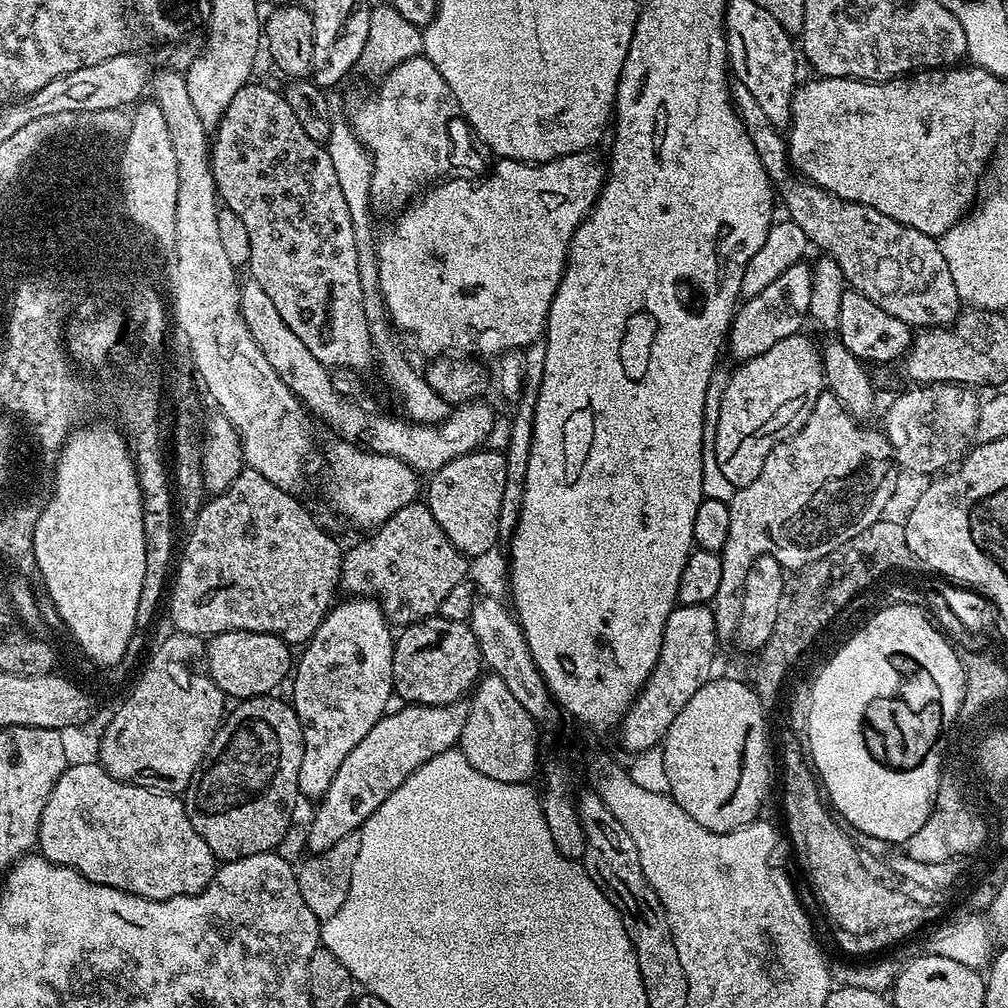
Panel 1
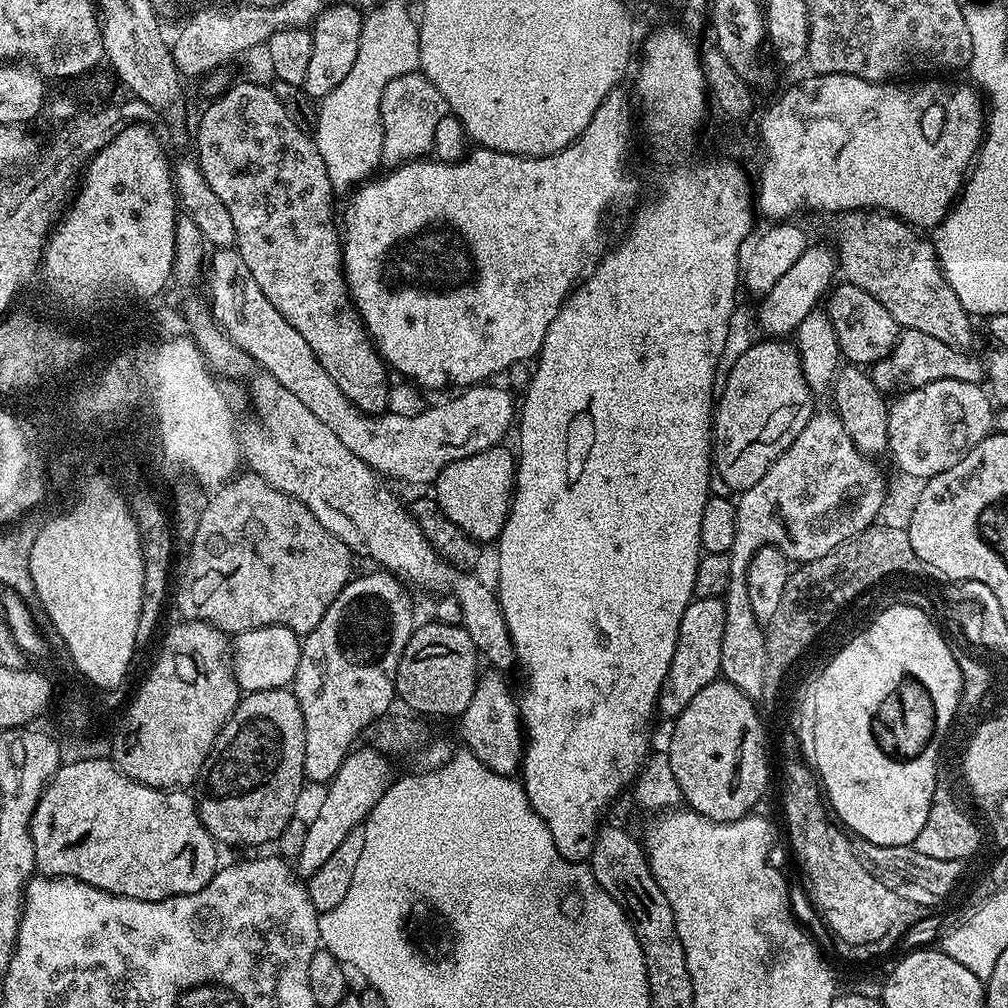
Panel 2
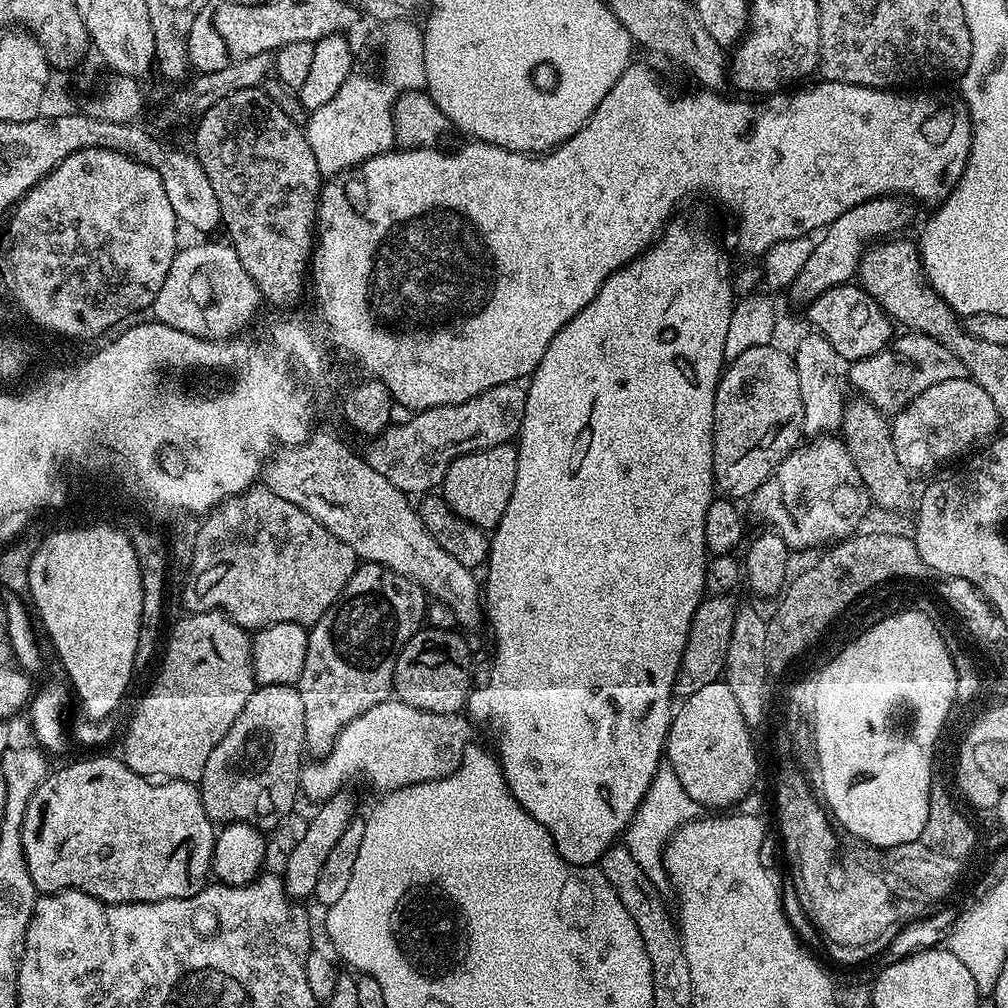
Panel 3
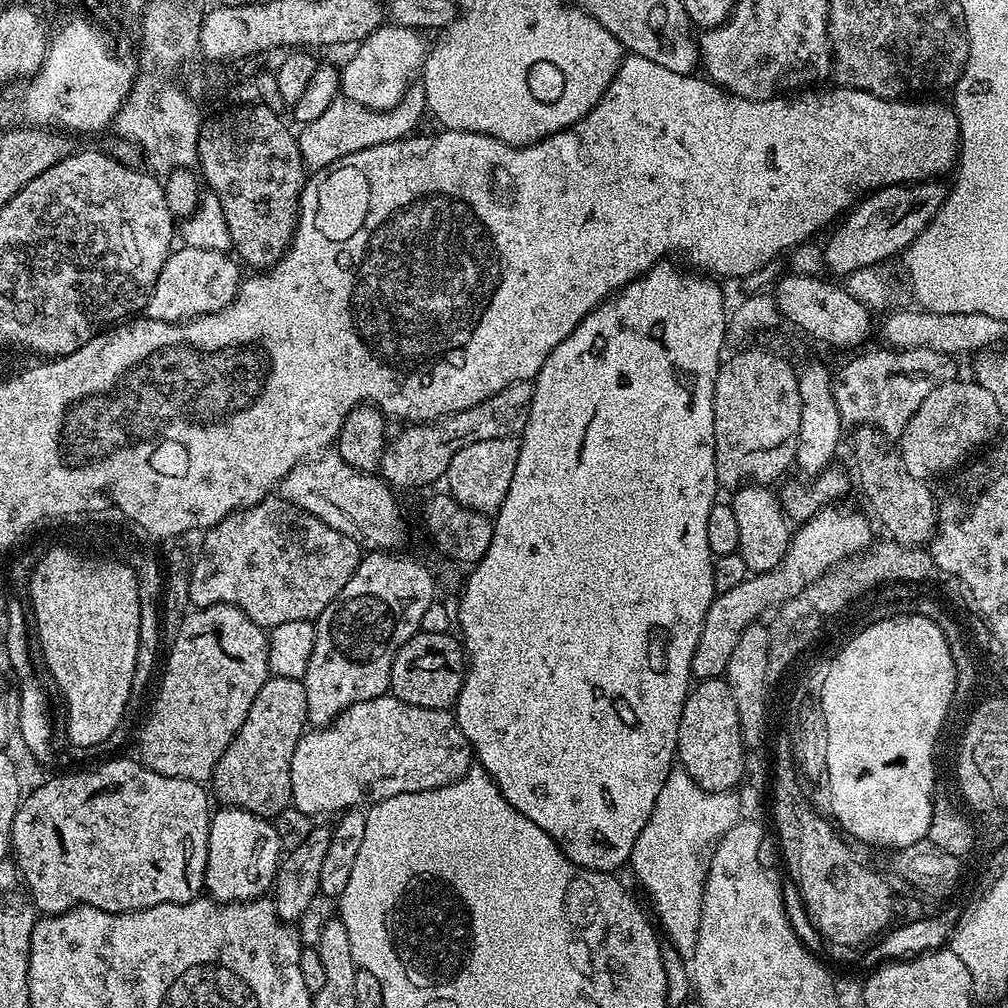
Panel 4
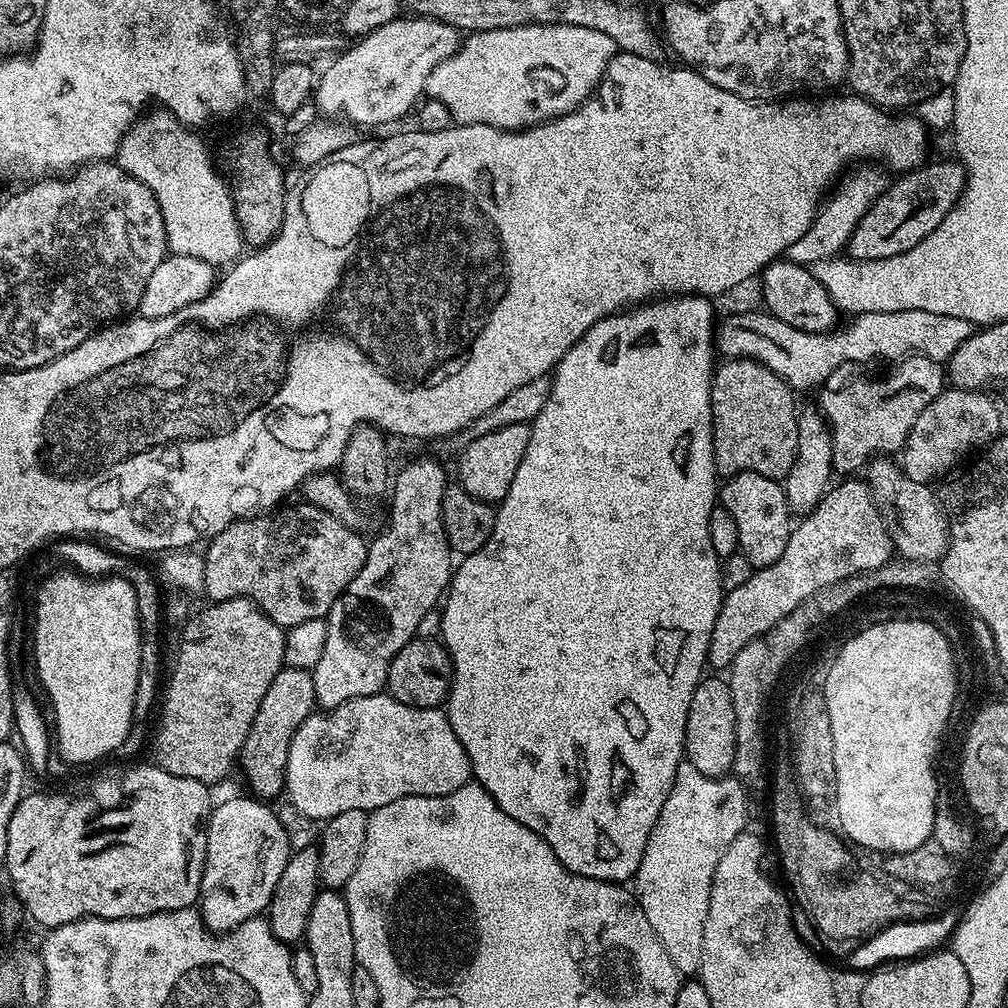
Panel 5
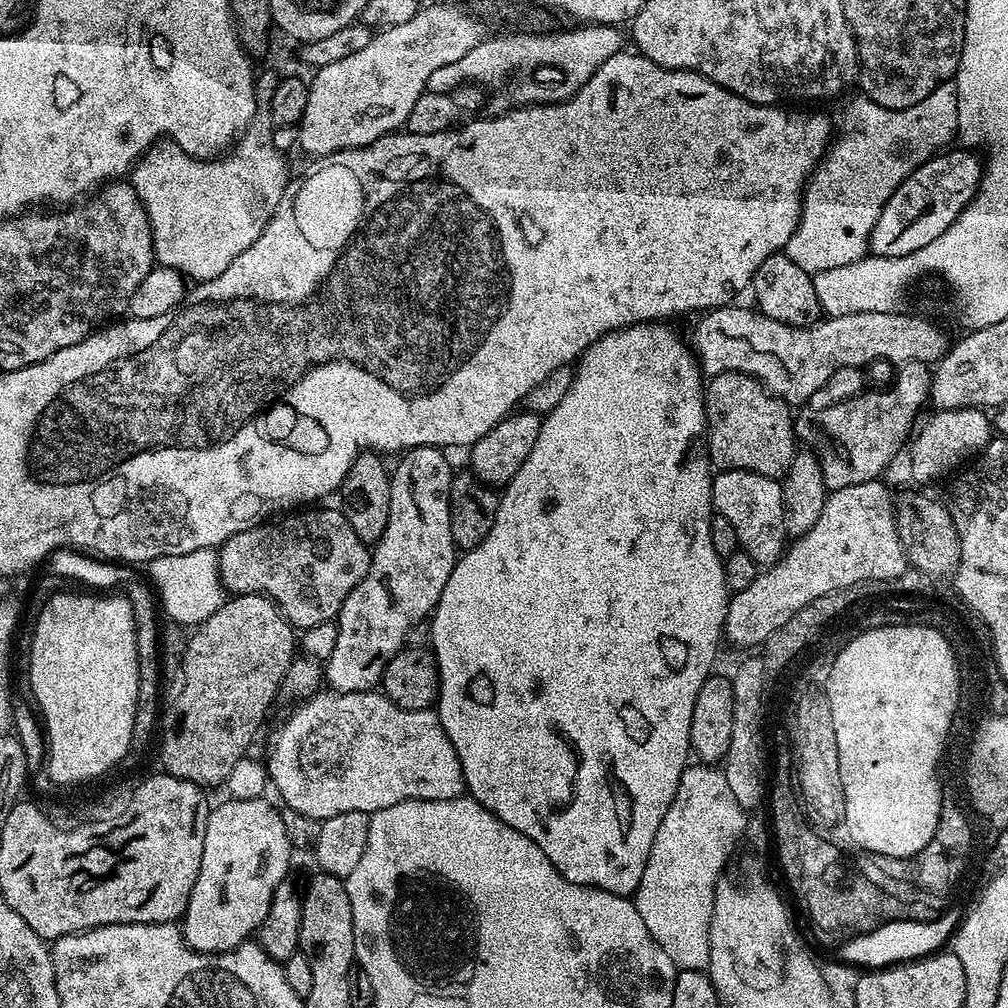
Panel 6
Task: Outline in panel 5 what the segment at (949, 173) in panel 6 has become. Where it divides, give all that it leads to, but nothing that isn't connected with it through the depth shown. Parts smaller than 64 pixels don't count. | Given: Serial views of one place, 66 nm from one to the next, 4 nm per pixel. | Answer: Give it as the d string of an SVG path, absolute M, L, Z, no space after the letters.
M951 159L944 160L941 164L925 162L919 168L913 168L911 172L897 175L896 180L893 179L889 183L881 196L870 206L870 210L866 210L866 214L858 222L854 234L848 239L847 255L850 254L849 257L853 261L890 258L918 246L918 242L922 242L922 238L926 238L926 234L938 230L938 222L942 222L942 218L946 218L946 214L950 214L950 210L958 202L966 183L963 164L959 159Z

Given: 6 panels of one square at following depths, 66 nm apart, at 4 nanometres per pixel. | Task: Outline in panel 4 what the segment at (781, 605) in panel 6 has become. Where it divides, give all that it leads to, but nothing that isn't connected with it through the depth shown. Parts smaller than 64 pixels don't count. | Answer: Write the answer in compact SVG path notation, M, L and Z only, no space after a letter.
M844 506L821 508L809 520L803 521L797 527L800 529L791 533L786 554L772 572L749 575L747 580L738 582L734 590L726 590L713 598L710 610L706 612L698 646L694 650L692 675L697 681L723 677L730 662L730 653L734 651L738 638L742 638L742 630L757 623L767 608L775 609L784 601L794 598L806 586L815 582L823 572L827 572L849 556L860 555L873 543L874 535L872 536L872 528L868 525L869 517L864 517L852 508L840 507Z

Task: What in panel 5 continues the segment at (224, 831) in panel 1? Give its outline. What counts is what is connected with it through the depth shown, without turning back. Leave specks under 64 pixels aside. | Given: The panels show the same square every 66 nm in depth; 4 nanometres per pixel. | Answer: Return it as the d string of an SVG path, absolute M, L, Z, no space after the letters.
M285 666L278 674L274 674L274 682L266 690L266 698L262 698L262 706L258 706L258 714L250 726L250 734L246 734L246 742L240 750L238 768L244 771L251 791L260 798L272 798L285 791L284 771L286 758L290 750L290 742L302 726L307 716L312 715L317 707L314 694L314 678L306 668Z

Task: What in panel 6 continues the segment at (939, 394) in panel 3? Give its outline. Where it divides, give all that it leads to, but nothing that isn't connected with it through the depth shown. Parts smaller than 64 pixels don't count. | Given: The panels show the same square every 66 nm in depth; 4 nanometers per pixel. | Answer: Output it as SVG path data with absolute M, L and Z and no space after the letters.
M939 409L932 415L934 416L927 420L920 432L918 430L913 435L908 446L910 474L913 480L920 484L930 484L954 468L959 469L963 465L964 458L969 459L983 451L994 432L991 417L983 409Z

